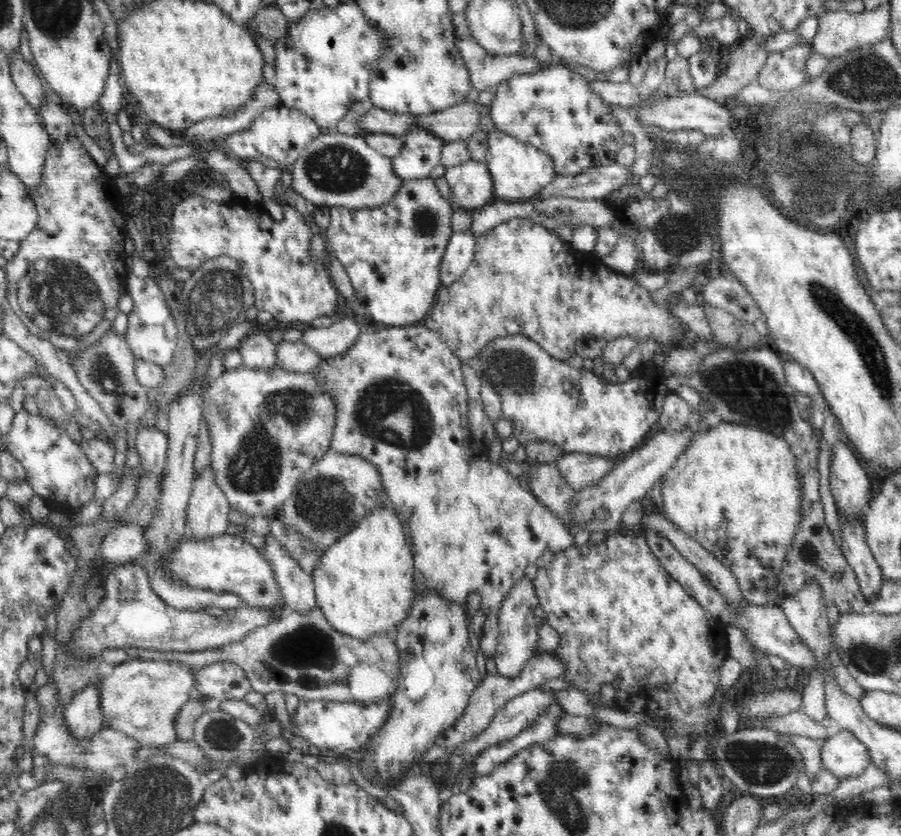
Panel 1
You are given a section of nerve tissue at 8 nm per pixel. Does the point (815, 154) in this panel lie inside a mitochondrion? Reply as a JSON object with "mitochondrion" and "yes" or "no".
{"mitochondrion":"yes"}

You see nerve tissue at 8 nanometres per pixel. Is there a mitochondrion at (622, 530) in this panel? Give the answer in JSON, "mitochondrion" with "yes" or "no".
{"mitochondrion":"no"}

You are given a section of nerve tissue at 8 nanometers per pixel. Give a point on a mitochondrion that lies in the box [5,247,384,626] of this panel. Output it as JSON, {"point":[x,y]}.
{"point":[54,297]}

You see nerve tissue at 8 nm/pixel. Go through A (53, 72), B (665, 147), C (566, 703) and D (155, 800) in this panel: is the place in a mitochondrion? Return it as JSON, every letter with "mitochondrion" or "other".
{"A":"other","B":"other","C":"other","D":"mitochondrion"}

